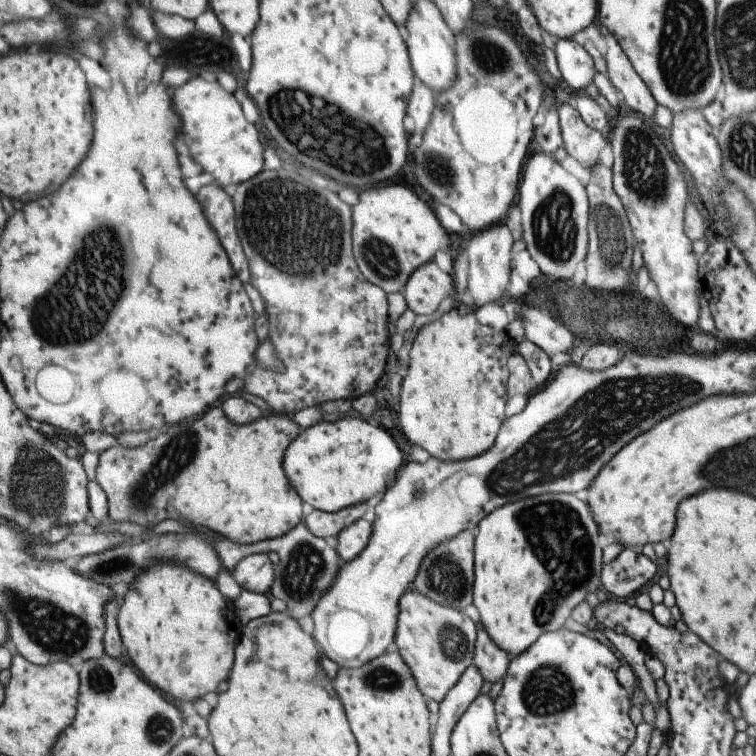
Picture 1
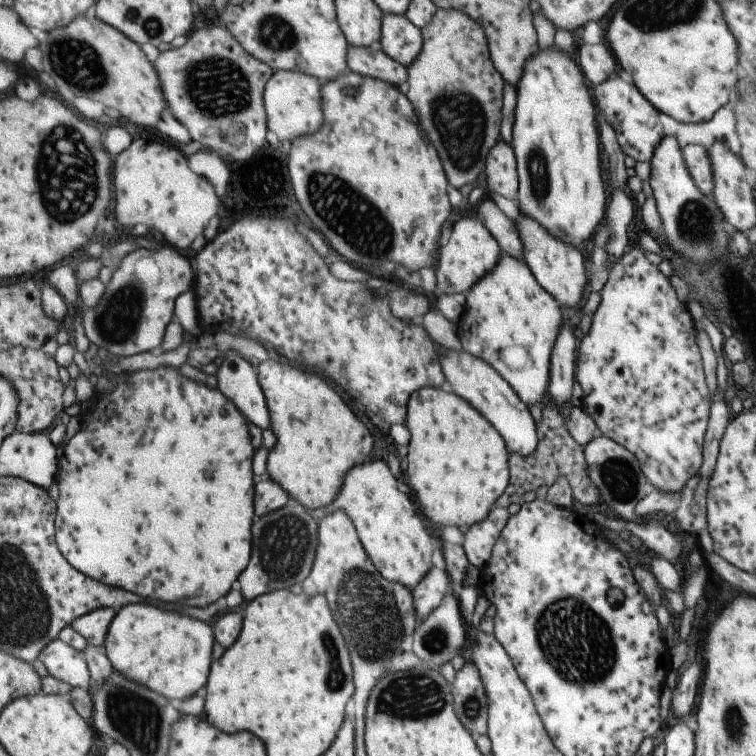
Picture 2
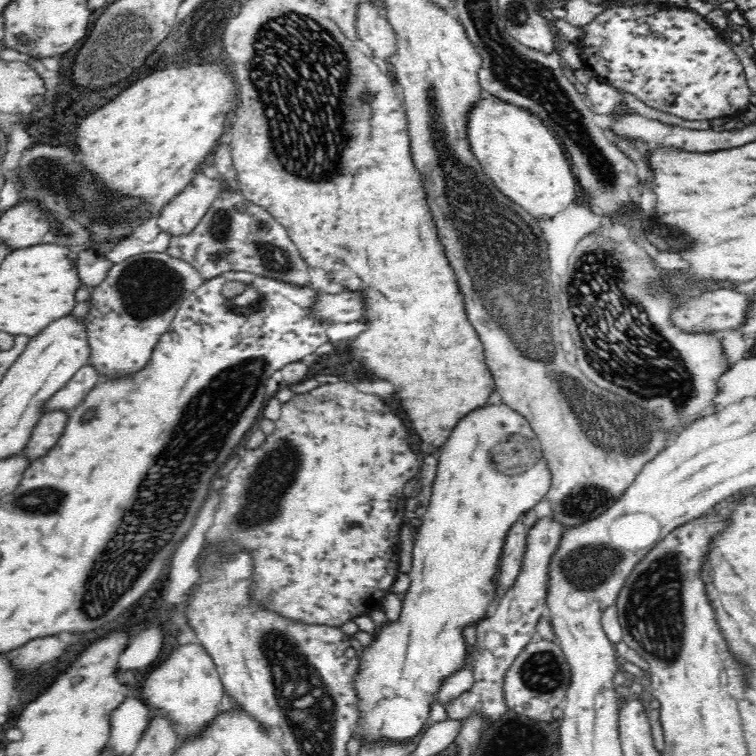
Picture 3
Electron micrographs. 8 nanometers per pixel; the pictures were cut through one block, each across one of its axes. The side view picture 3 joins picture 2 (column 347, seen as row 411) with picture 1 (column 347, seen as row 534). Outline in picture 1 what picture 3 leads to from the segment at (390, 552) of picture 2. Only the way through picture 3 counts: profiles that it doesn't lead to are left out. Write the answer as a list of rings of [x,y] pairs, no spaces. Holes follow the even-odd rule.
[[[351,412],[336,422],[319,422],[309,430],[303,430],[289,446],[284,466],[305,503],[314,509],[337,513],[379,494],[387,484],[389,472],[399,473],[403,462],[408,462],[407,456],[403,456],[387,430],[369,424]]]

